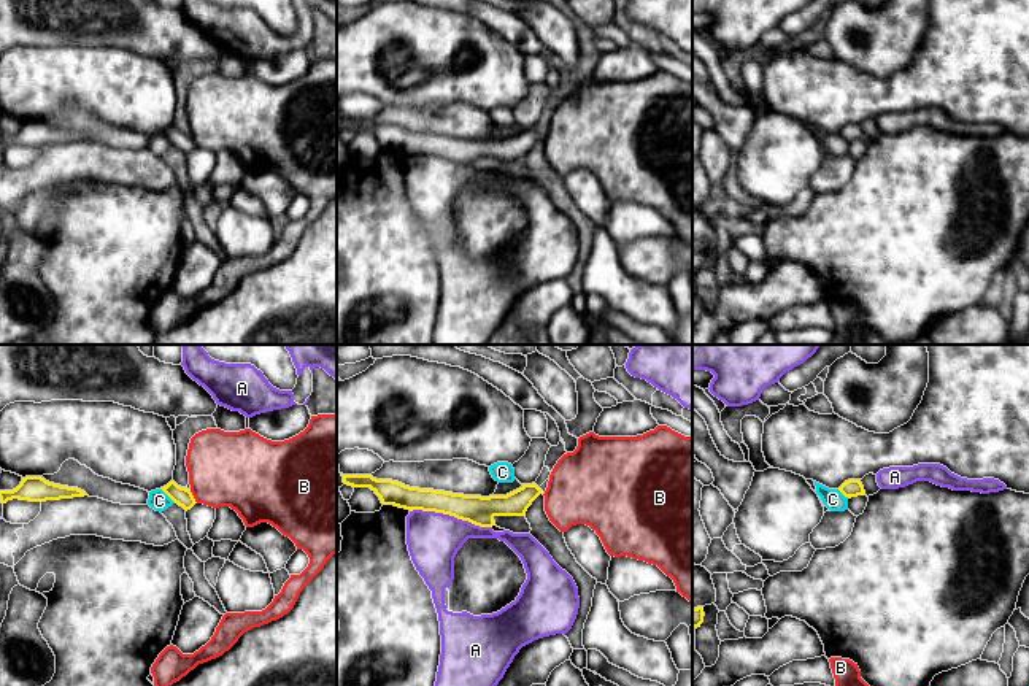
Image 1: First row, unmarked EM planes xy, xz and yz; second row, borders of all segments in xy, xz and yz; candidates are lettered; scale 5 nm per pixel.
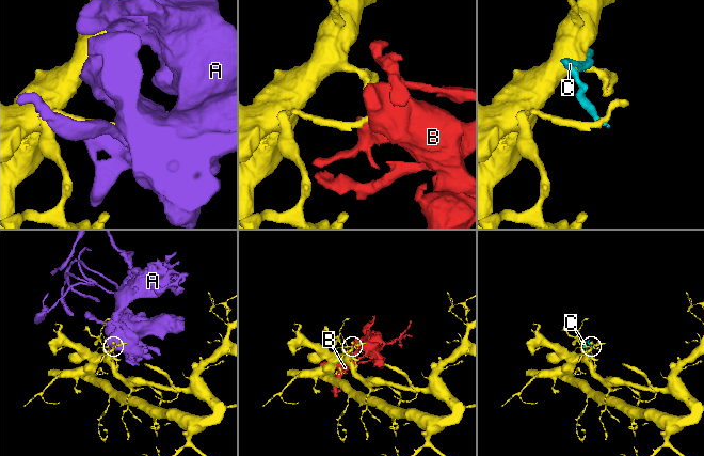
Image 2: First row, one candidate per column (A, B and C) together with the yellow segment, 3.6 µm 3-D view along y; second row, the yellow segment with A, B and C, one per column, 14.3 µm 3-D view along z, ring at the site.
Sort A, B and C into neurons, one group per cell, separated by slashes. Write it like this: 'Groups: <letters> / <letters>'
Groups: A / B / C

